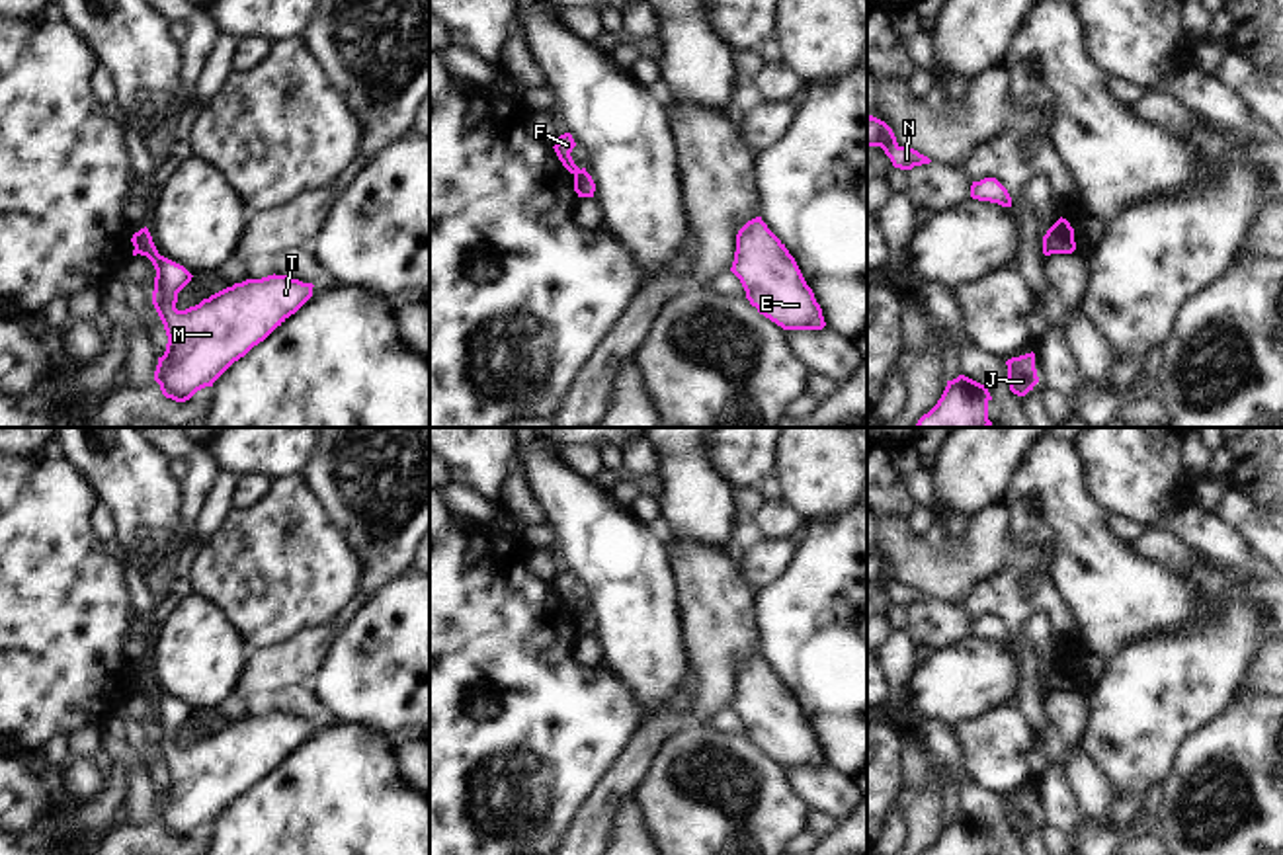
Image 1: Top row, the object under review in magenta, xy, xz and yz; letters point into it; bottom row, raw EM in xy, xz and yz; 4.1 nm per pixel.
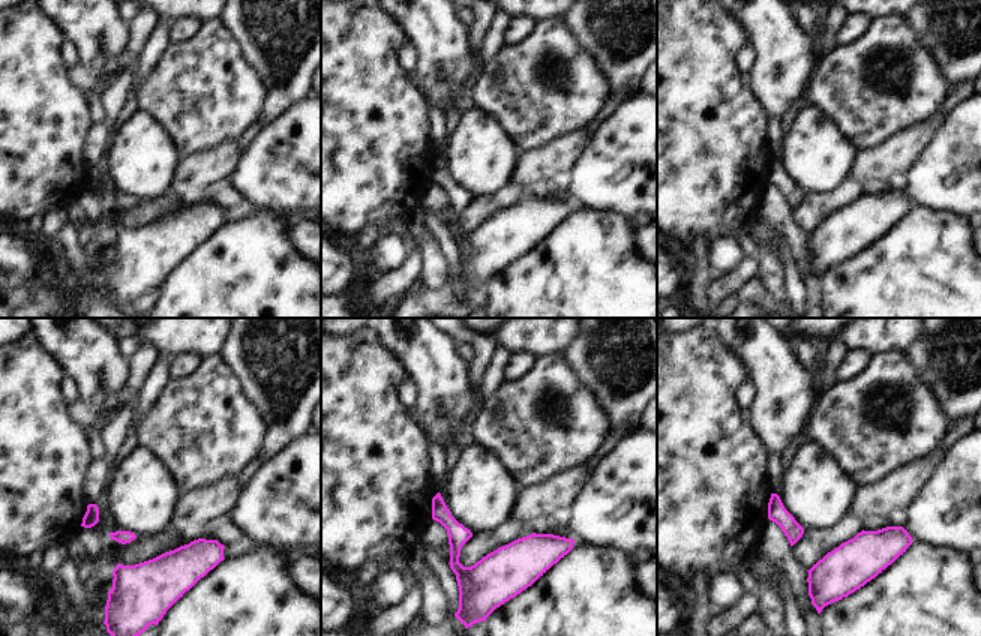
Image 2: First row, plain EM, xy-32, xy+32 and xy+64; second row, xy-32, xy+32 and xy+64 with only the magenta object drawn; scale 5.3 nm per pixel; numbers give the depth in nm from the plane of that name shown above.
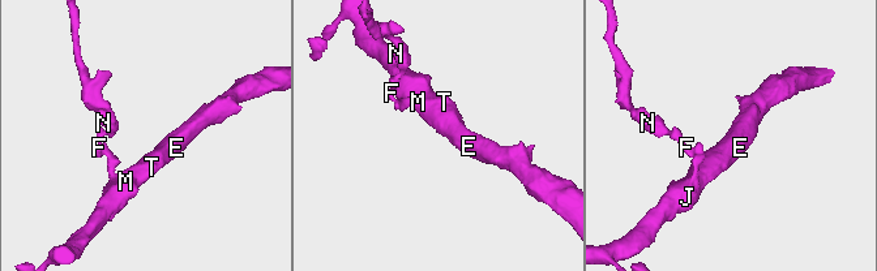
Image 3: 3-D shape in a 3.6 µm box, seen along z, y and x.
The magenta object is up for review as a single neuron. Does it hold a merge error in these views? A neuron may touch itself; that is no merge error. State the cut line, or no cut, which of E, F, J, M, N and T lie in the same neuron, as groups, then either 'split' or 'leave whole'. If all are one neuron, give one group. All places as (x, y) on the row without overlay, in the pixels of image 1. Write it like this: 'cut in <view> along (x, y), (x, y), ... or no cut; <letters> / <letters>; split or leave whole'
cut in xz along (579, 606), (575, 611); E J M T / F N; split

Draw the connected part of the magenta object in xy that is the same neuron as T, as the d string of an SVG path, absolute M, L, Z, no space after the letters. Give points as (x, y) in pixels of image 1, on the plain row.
M146 664L139 668L137 687L156 707L152 742L168 773L154 818L162 832L176 839L213 824L234 798L312 734L312 720L273 711L234 720L195 744L178 748L178 730L193 712L158 691Z

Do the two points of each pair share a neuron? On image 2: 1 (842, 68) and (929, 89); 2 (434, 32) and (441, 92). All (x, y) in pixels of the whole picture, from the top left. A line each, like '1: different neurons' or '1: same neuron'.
1: same neuron
2: same neuron

